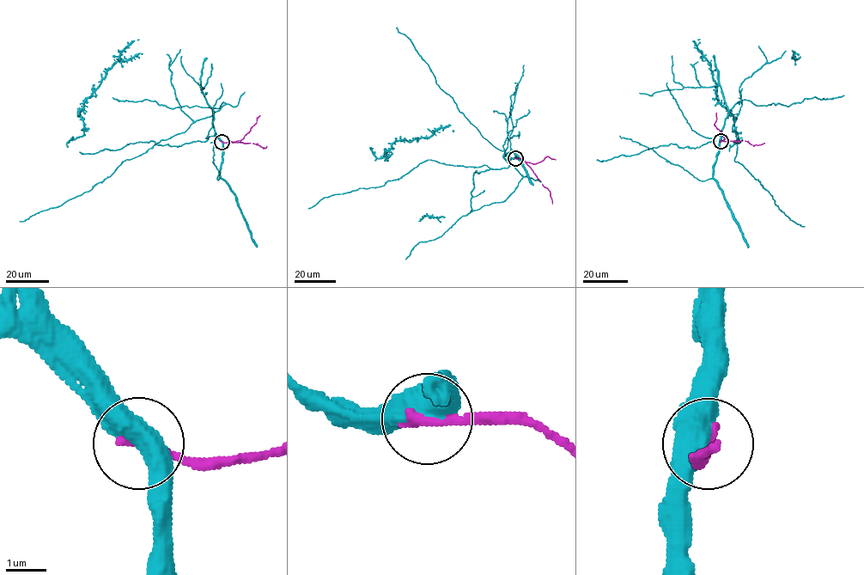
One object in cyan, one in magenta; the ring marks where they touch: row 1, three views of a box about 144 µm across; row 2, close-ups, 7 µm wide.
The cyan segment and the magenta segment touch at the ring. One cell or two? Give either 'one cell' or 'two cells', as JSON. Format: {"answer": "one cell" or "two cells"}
{"answer": "one cell"}

